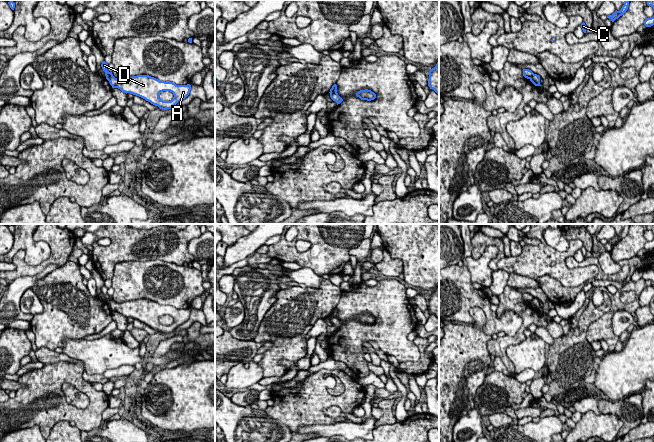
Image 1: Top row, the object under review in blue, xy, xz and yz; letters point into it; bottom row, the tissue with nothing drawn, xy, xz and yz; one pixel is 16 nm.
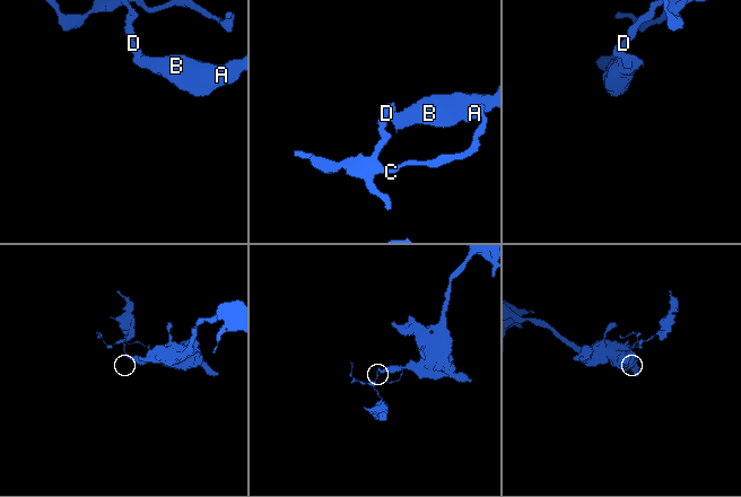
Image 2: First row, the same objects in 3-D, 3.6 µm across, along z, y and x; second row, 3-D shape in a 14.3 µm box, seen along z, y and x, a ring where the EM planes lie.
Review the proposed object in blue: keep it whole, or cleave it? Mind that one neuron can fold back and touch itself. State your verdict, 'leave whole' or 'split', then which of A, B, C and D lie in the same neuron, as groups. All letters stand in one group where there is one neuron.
split; groups A B / C D

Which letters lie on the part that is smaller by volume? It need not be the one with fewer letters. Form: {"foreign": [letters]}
{"foreign": ["C", "D"]}

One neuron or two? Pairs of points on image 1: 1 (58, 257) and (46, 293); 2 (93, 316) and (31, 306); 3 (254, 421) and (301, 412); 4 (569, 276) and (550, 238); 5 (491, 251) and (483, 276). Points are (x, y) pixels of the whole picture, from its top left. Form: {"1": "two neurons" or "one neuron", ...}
{"1": "two neurons", "2": "two neurons", "3": "two neurons", "4": "two neurons", "5": "one neuron"}

